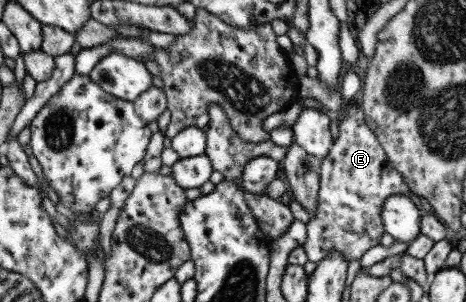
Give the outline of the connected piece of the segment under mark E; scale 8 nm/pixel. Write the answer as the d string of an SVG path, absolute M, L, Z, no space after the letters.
M353 102L344 104L342 116L338 119L338 136L332 141L328 154L320 160L315 214L305 223L306 235L300 242L307 261L315 264L320 263L322 259L328 259L330 249L338 250L338 255L346 263L351 260L359 261L364 251L380 243L383 233L380 214L386 197L390 195L410 196L408 185L402 176L390 166L390 161L386 160L386 155L380 148L380 143L374 137L374 133L366 127L361 107Z

